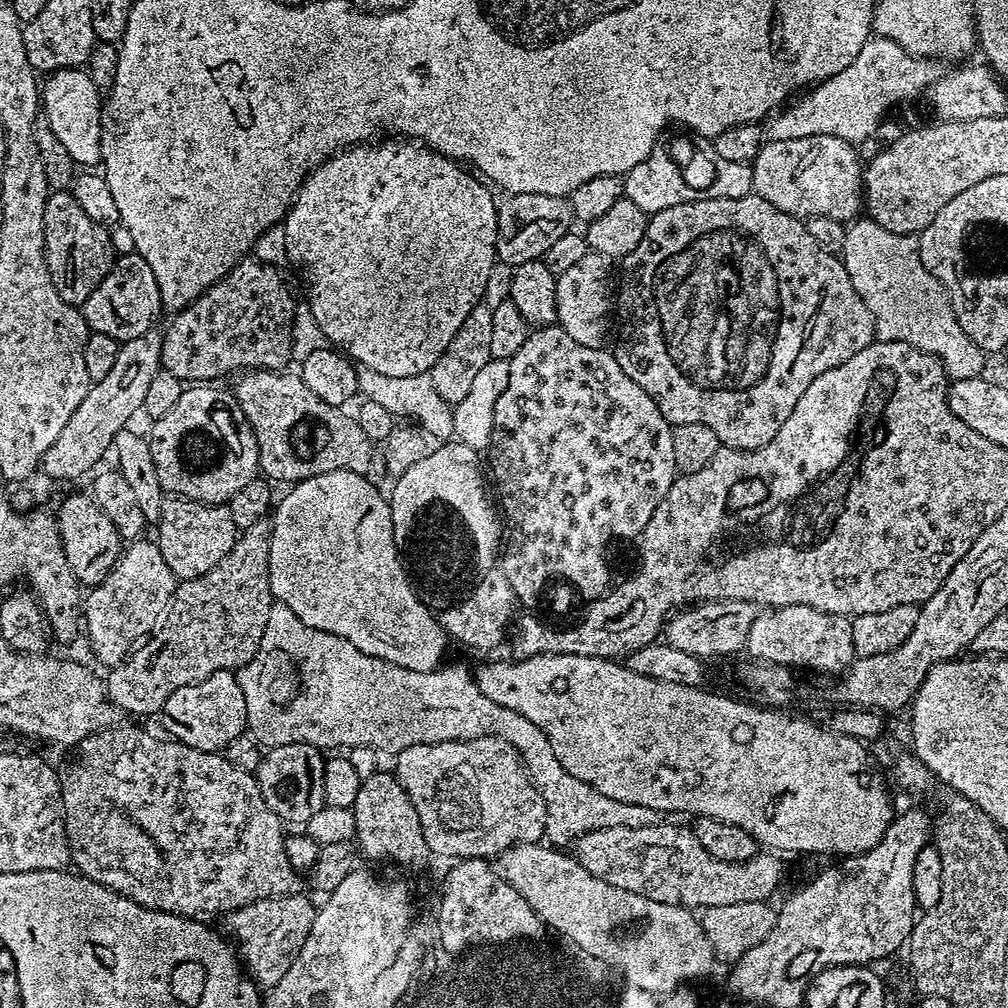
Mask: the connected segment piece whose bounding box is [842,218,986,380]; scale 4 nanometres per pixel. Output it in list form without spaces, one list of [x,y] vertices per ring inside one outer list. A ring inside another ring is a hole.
[[[860,218],[855,222],[847,225],[845,234],[845,242],[842,249],[842,259],[846,266],[846,274],[850,274],[850,282],[854,282],[854,290],[858,290],[858,294],[862,298],[862,302],[866,302],[866,306],[870,310],[870,314],[876,320],[876,336],[882,340],[901,340],[915,348],[921,348],[923,352],[929,352],[931,356],[938,357],[944,365],[944,371],[948,373],[952,380],[965,380],[966,378],[974,378],[981,375],[985,370],[984,360],[986,353],[978,346],[974,346],[974,342],[970,342],[970,338],[966,338],[966,334],[962,330],[962,326],[958,326],[958,318],[954,314],[952,304],[948,300],[948,293],[944,291],[944,287],[936,281],[932,275],[926,270],[926,266],[922,266],[920,261],[920,249],[918,240],[915,235],[903,236],[902,234],[894,234],[890,230],[886,230],[882,226],[878,226],[871,218]]]

